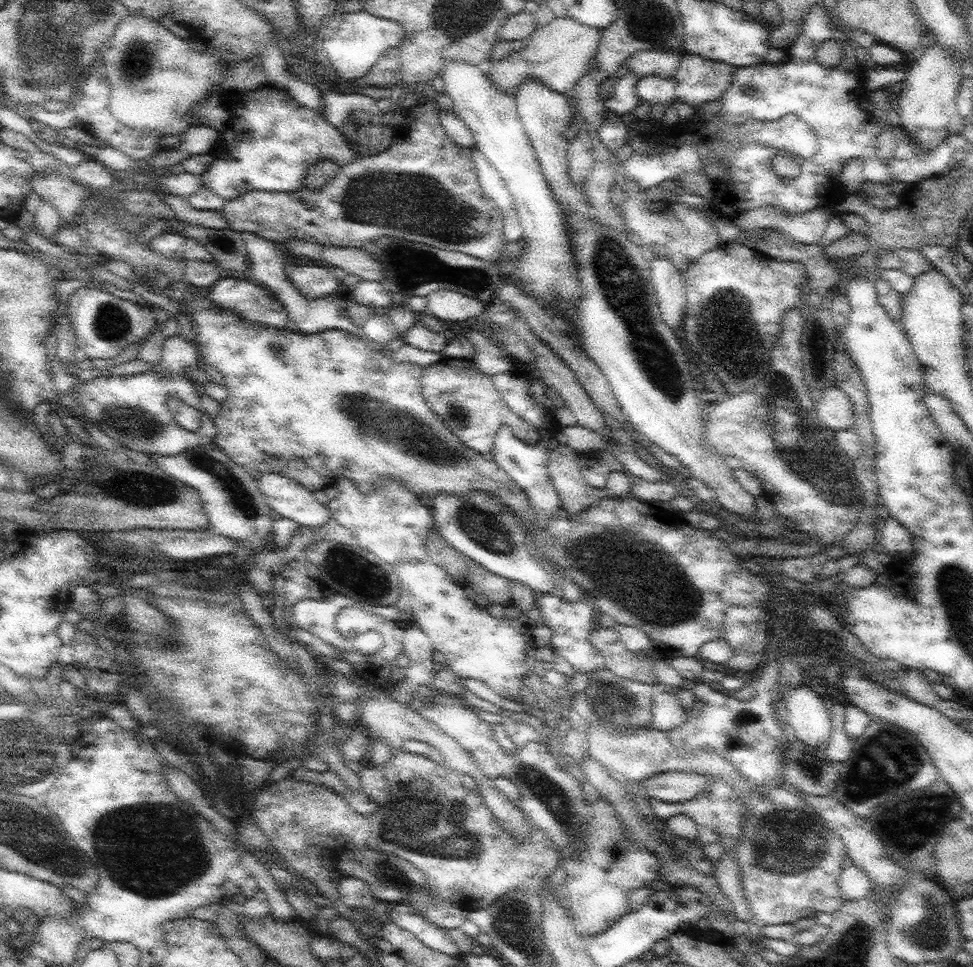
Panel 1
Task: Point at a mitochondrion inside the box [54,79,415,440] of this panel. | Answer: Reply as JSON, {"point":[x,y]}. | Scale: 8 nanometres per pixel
{"point":[362,129]}

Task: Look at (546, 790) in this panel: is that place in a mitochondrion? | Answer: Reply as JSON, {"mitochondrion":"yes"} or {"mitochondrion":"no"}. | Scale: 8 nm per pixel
{"mitochondrion":"yes"}

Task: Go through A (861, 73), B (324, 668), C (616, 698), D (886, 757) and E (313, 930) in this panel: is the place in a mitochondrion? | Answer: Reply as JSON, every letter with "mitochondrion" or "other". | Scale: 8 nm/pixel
{"A":"other","B":"other","C":"mitochondrion","D":"mitochondrion","E":"other"}

